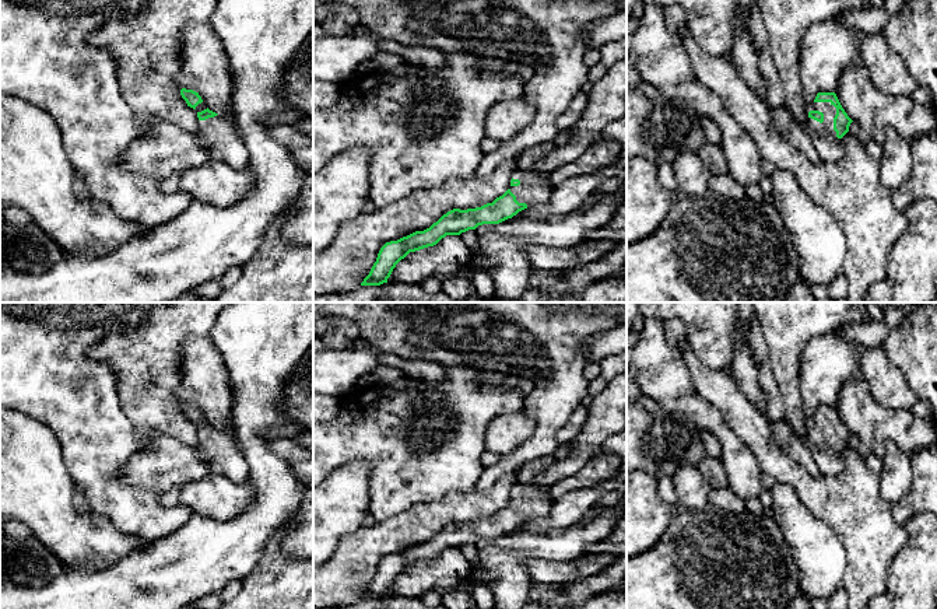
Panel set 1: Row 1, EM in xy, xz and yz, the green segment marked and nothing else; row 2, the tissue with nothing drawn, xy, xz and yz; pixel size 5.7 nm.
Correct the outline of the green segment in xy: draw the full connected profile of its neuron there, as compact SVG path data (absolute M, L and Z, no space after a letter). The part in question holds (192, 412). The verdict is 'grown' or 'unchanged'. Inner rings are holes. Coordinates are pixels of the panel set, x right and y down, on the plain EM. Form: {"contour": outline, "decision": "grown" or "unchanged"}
{"contour": "M182 402L180 409L187 420L197 426L197 449L210 472L221 475L235 484L243 484L249 476L249 466L235 438L232 420L218 428L207 421L199 406Z", "decision": "grown"}

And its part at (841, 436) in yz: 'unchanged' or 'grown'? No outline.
grown

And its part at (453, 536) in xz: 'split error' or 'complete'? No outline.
split error

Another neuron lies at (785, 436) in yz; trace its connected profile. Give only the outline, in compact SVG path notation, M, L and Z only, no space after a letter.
M786 420L772 423L776 444L808 475L818 476L820 469L810 445L800 438Z

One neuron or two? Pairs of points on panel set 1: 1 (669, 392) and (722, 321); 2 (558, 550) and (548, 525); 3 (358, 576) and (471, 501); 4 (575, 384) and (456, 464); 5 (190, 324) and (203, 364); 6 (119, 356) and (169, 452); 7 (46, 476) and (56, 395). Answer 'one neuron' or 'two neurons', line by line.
1: two neurons
2: two neurons
3: one neuron
4: two neurons
5: two neurons
6: two neurons
7: two neurons

